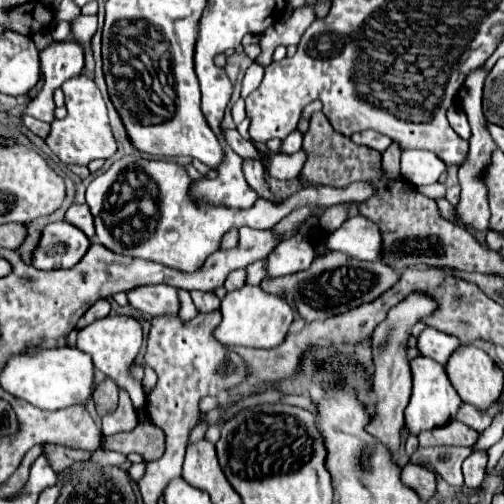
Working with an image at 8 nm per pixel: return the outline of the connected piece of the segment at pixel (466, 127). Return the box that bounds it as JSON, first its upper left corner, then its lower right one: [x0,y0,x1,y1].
[448,106,470,140]

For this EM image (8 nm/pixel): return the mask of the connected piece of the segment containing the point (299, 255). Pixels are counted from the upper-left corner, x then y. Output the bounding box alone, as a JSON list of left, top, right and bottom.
[266,234,314,276]

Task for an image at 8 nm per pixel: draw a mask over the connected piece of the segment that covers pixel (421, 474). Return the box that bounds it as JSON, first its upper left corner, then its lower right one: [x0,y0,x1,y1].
[402,464,436,502]

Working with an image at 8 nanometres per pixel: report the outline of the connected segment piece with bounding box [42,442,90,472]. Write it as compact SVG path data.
M44 442L42 444L42 454L48 458L50 466L56 472L62 472L62 470L70 468L74 462L84 460L84 458L90 456L90 452L72 450L72 448L66 448L66 446L60 446L60 444L50 444L50 442Z

